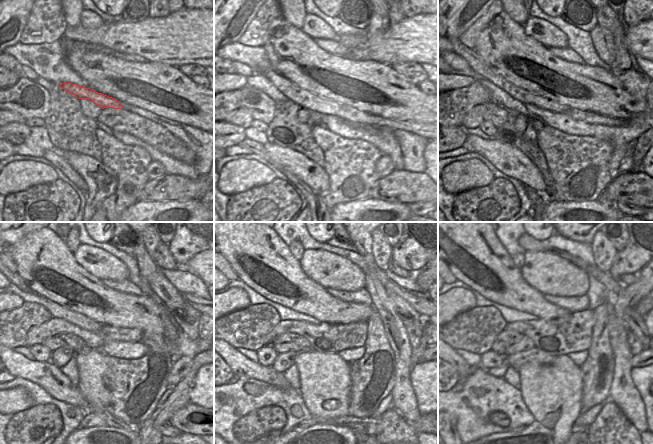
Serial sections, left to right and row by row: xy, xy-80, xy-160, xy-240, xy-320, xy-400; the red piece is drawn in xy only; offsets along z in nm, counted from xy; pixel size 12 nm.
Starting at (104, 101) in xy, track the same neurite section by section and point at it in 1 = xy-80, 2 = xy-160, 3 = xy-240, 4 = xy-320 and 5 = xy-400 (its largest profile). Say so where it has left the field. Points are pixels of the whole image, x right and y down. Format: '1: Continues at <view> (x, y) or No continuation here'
1: Continues at xy-80 (305, 99)
2: Continues at xy-160 (475, 62)
3: Continues at xy-240 (14, 278)
4: No continuation here
5: No continuation here

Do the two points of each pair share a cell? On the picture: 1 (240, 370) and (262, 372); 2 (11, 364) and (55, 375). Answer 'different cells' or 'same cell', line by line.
1: same cell
2: same cell

